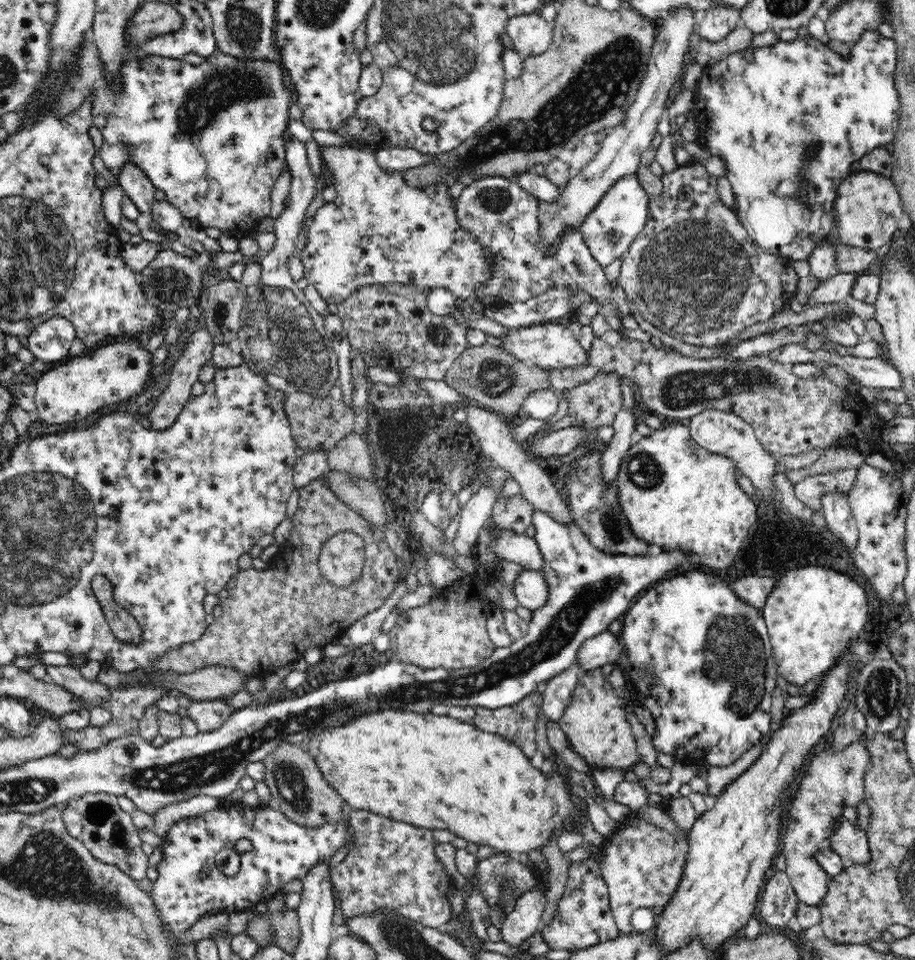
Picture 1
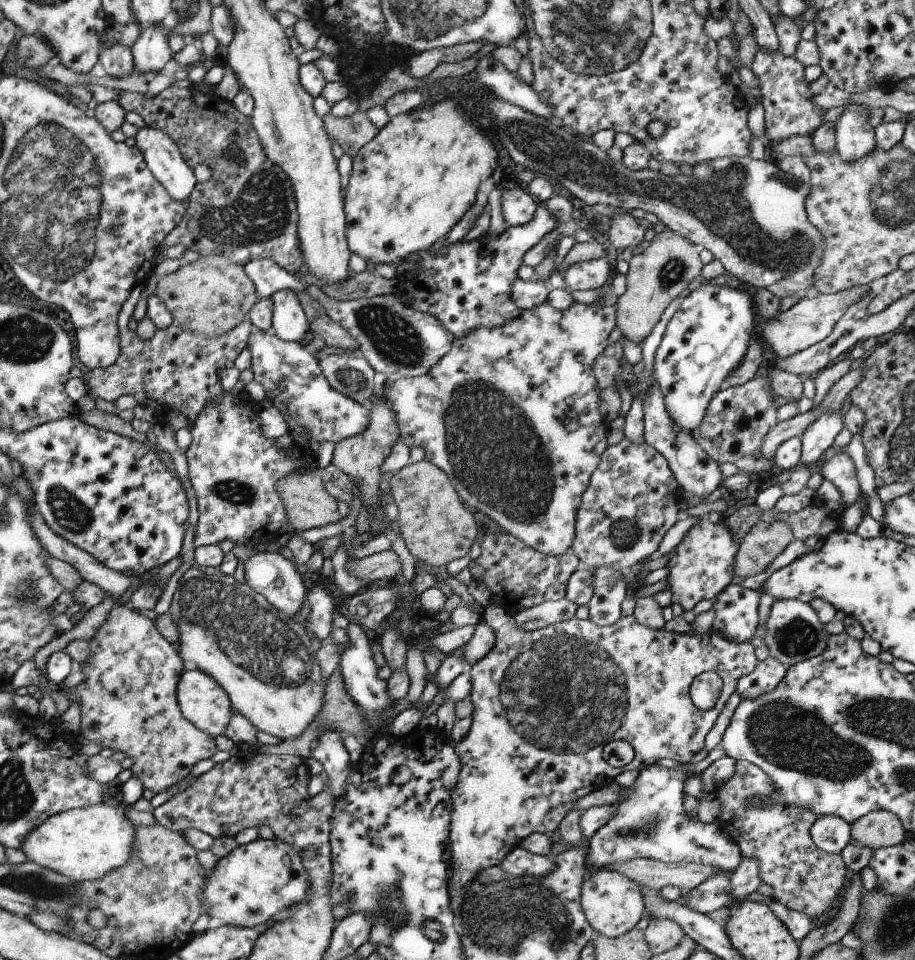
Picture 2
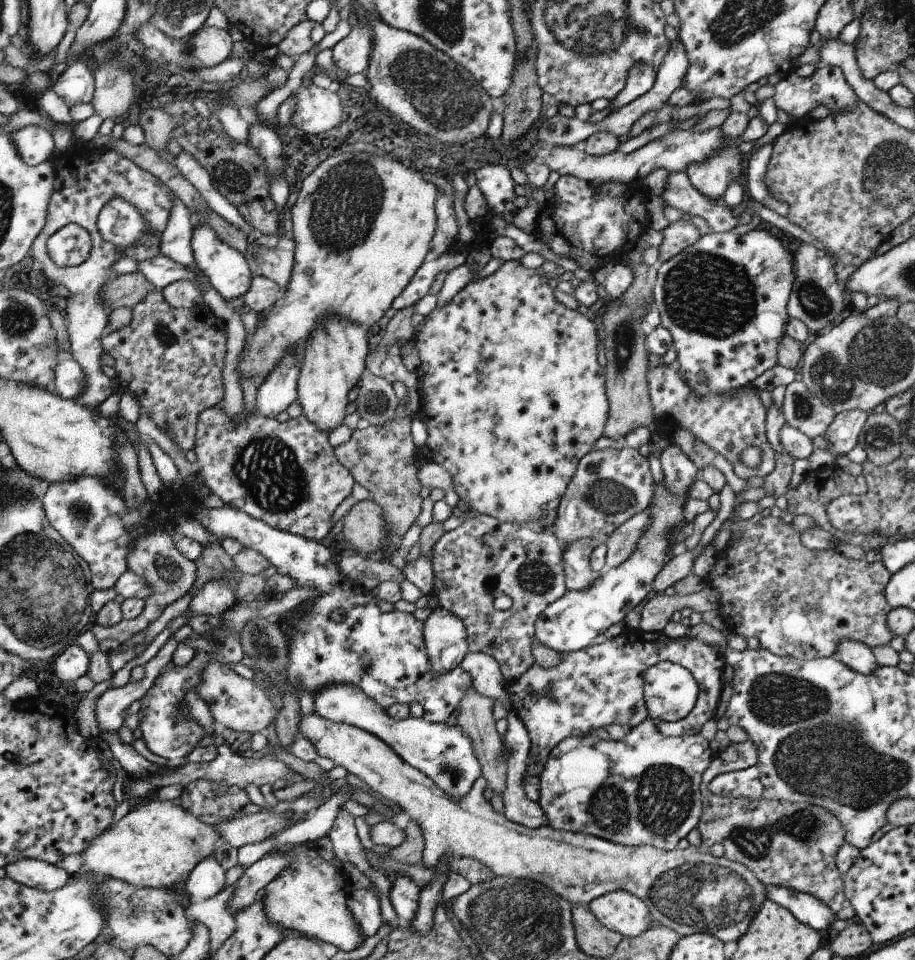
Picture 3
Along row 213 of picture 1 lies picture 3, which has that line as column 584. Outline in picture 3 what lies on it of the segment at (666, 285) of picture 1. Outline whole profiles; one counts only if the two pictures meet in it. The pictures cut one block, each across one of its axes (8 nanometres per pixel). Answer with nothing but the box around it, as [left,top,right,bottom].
[506,628,725,782]

